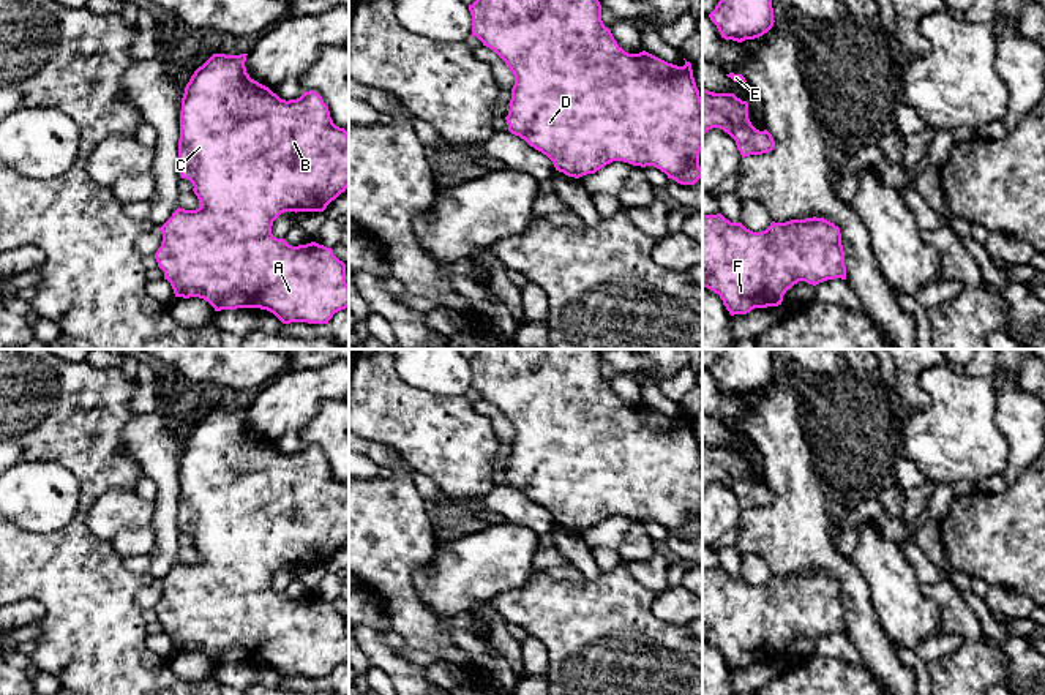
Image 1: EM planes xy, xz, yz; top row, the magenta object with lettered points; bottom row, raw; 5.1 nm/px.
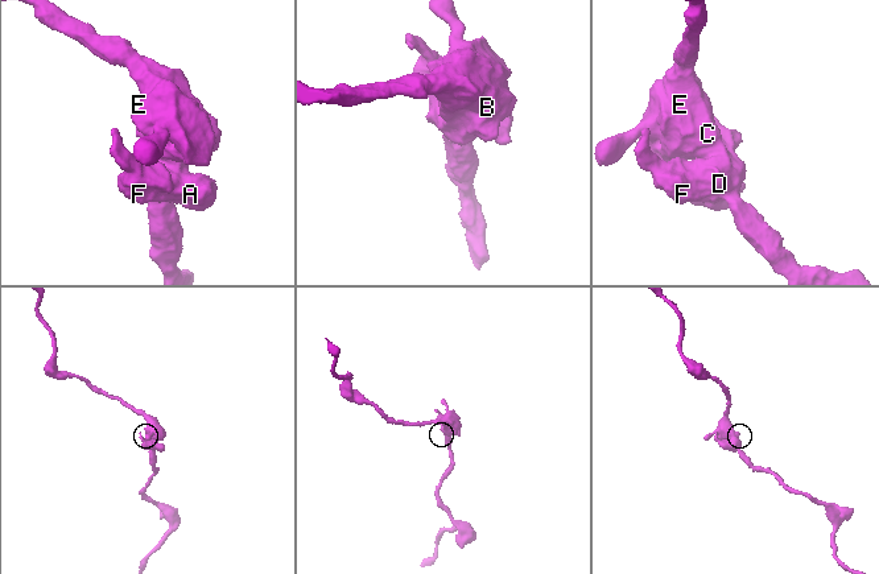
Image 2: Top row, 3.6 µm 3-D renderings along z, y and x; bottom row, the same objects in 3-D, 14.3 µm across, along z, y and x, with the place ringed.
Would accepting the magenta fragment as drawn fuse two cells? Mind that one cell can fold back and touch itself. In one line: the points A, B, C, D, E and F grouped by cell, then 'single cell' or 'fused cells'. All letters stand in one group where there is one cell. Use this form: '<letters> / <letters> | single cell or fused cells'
A B C D E F | single cell

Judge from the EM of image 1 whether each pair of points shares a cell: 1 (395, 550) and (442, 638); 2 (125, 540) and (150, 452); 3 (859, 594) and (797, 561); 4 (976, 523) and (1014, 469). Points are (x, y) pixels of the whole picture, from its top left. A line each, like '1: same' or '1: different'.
1: same
2: different
3: same
4: different

